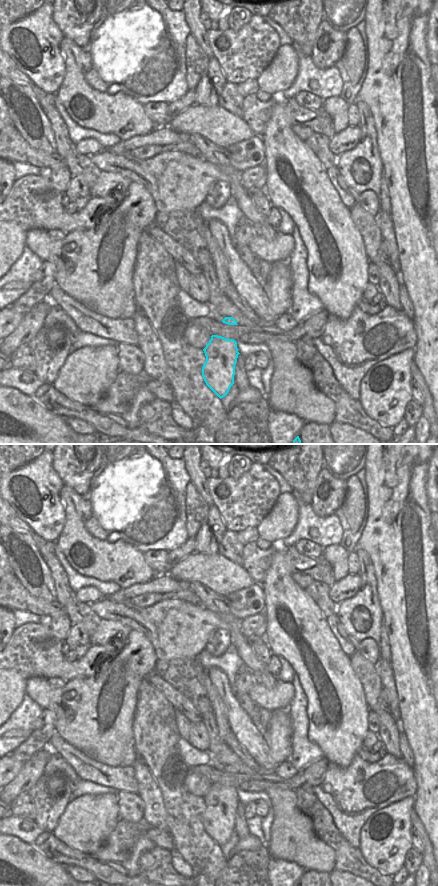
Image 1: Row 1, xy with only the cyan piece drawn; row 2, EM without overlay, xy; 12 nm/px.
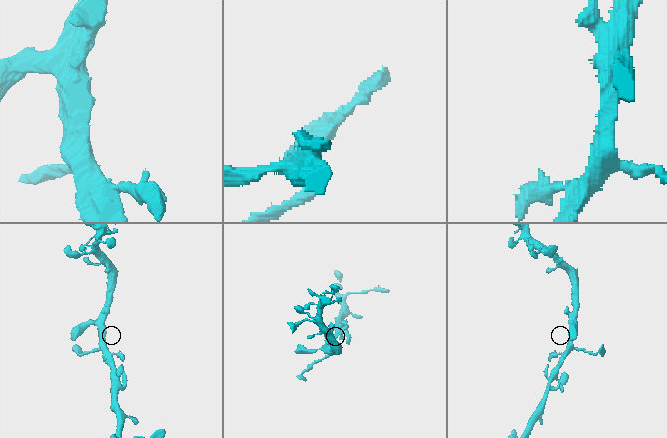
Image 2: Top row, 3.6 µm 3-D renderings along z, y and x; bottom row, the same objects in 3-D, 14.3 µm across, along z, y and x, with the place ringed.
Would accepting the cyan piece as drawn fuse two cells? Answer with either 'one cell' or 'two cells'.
one cell

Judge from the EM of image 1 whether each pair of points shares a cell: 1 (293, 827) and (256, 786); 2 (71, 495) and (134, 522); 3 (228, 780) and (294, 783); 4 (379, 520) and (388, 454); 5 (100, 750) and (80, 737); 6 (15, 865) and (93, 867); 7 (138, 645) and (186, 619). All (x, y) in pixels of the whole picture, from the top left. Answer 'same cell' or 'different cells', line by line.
1: different cells
2: different cells
3: same cell
4: same cell
5: same cell
6: different cells
7: different cells

